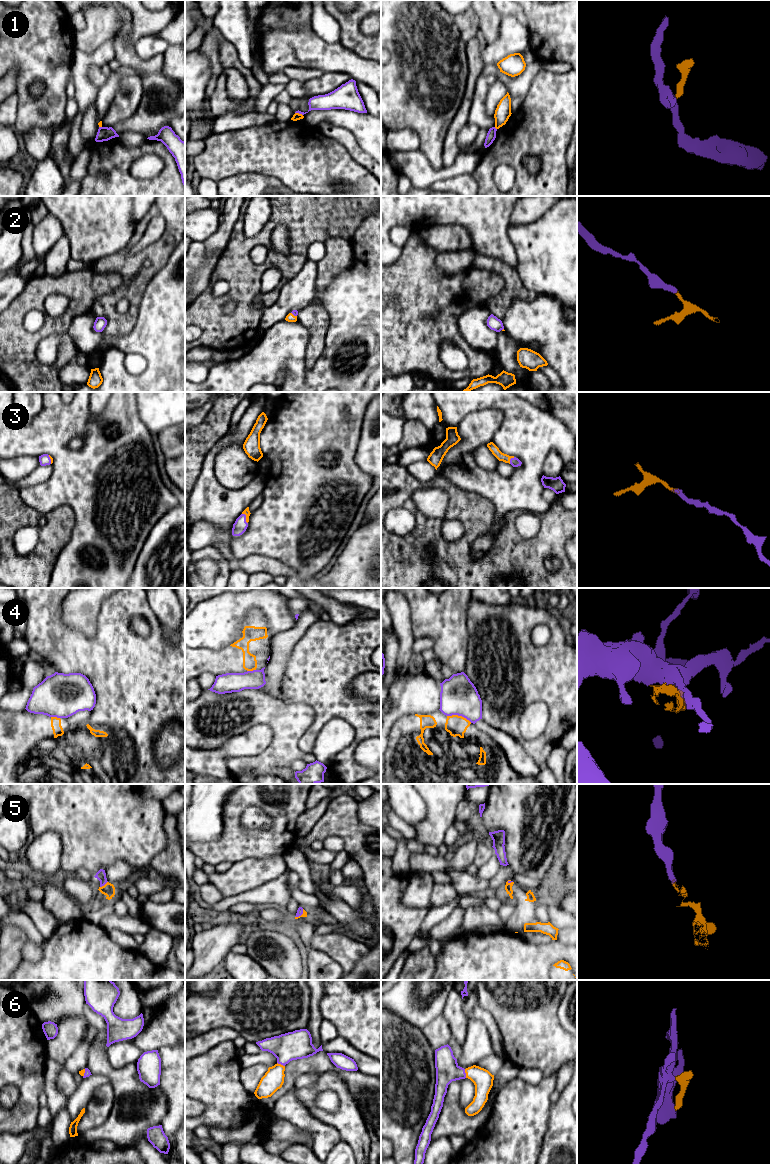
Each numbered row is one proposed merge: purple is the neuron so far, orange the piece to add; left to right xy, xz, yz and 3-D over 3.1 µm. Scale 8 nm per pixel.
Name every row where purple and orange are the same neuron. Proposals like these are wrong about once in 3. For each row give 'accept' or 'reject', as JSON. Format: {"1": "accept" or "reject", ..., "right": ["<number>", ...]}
{"1": "reject", "2": "accept", "3": "accept", "4": "reject", "5": "accept", "6": "accept", "right": ["2", "3", "5", "6"]}

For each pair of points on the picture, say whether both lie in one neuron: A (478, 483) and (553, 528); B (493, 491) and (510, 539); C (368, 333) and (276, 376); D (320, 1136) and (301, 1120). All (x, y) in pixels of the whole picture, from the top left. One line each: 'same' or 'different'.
A: different
B: different
C: same
D: same

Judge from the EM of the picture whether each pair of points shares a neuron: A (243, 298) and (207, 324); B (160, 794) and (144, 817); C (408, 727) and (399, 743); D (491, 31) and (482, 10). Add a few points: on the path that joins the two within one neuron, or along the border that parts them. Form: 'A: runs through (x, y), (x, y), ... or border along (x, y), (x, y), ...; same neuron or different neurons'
A: runs through (242, 310), (228, 324), (219, 324); same neuron
B: border along (140, 794), (143, 798), (157, 799), (161, 802); different neurons
C: runs through (408, 731), (403, 739); same neuron
D: runs through (490, 26), (487, 15); same neuron

